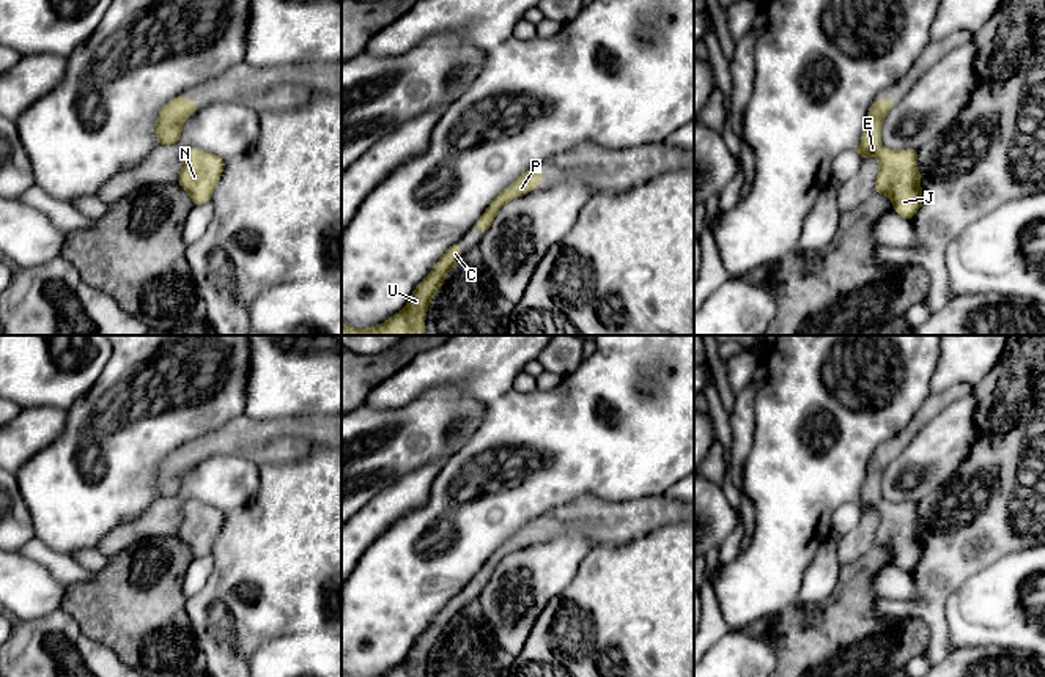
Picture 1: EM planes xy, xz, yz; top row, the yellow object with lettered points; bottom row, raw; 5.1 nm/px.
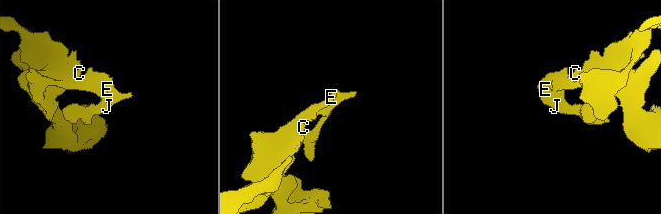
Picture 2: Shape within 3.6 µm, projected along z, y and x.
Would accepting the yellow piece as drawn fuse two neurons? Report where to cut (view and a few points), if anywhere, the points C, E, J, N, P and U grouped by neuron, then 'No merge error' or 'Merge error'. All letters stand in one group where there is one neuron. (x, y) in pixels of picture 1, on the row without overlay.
No split. Groups: C E J N P U. No merge error

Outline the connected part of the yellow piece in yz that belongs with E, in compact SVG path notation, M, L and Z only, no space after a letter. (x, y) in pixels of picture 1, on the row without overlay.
M892 452L872 455L856 512L875 509L880 515L875 545L892 553L894 564L905 573L911 573L924 556L921 526L918 523L918 502L892 504L881 498L881 475L895 458Z

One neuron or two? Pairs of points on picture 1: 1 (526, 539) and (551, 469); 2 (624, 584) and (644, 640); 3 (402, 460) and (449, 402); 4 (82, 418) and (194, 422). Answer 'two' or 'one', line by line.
1: two
2: one
3: one
4: one

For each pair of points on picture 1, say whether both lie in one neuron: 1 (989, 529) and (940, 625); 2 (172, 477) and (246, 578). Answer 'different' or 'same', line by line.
1: same
2: different

